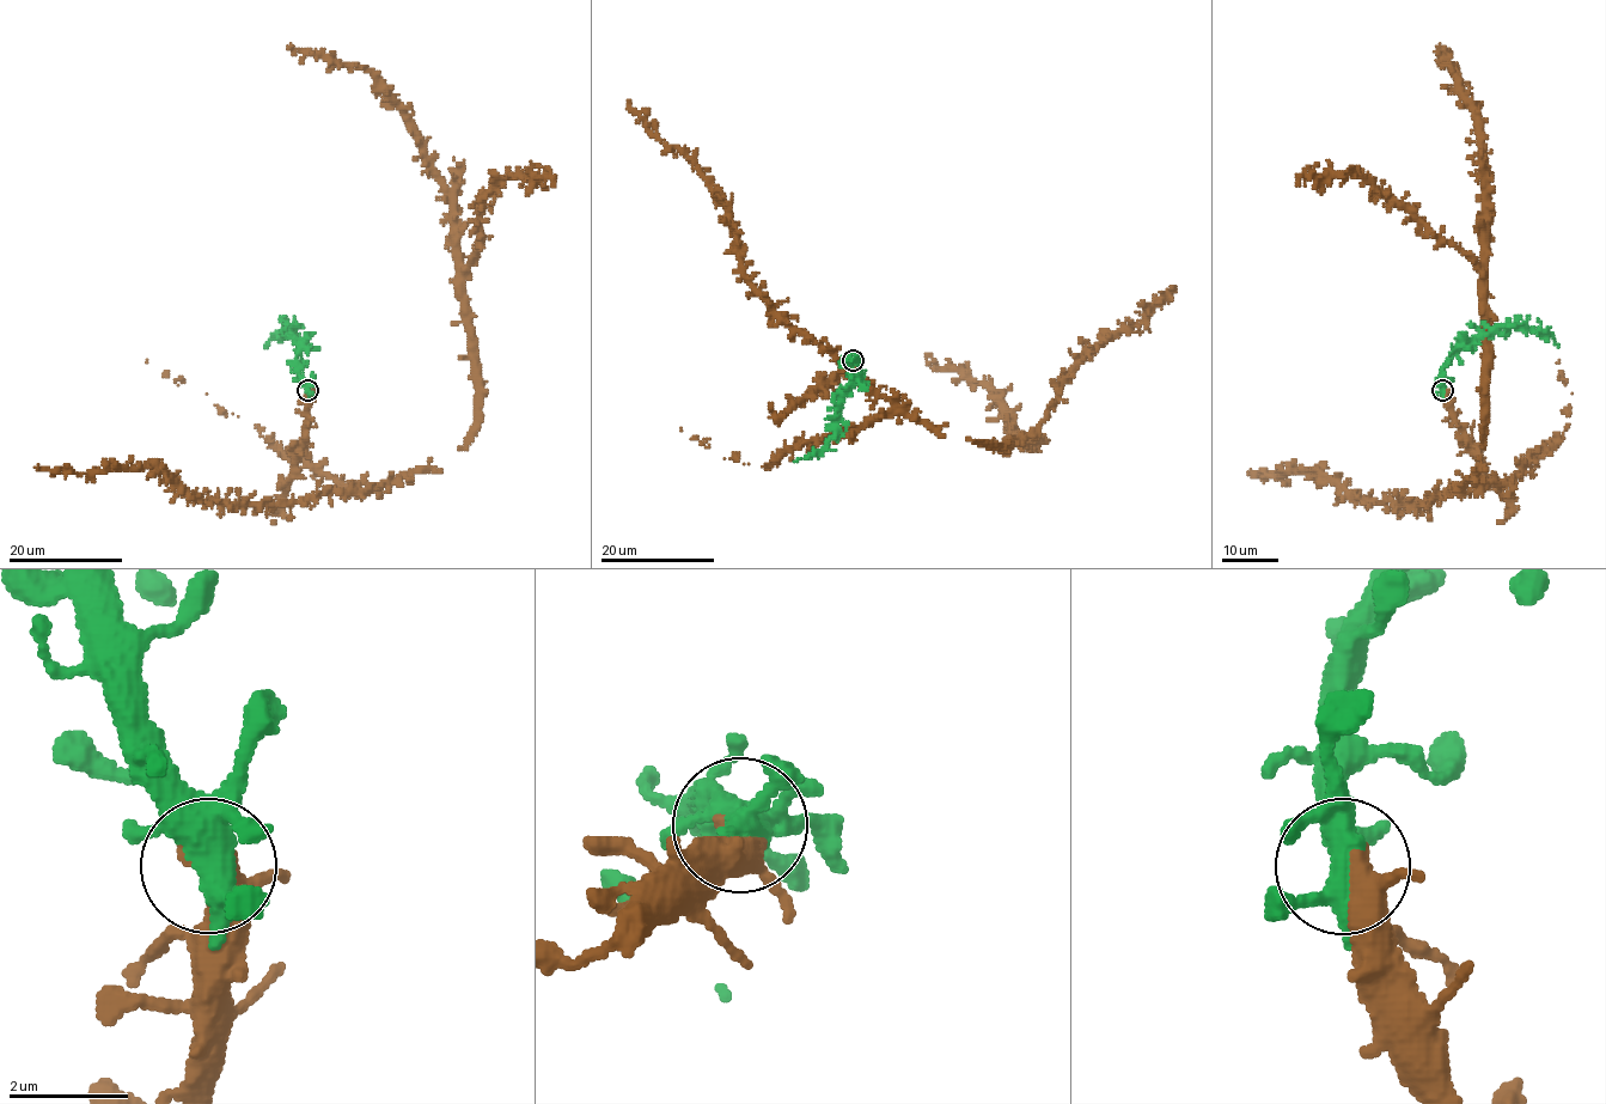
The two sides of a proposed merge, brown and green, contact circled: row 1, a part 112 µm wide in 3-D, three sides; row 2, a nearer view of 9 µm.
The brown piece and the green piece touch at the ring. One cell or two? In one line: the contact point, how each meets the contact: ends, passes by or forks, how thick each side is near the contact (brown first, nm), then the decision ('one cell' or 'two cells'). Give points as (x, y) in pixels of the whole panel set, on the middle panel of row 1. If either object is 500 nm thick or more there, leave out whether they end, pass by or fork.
(853, 360) | brown passes by | green forks | 400/400 nm | one cell

